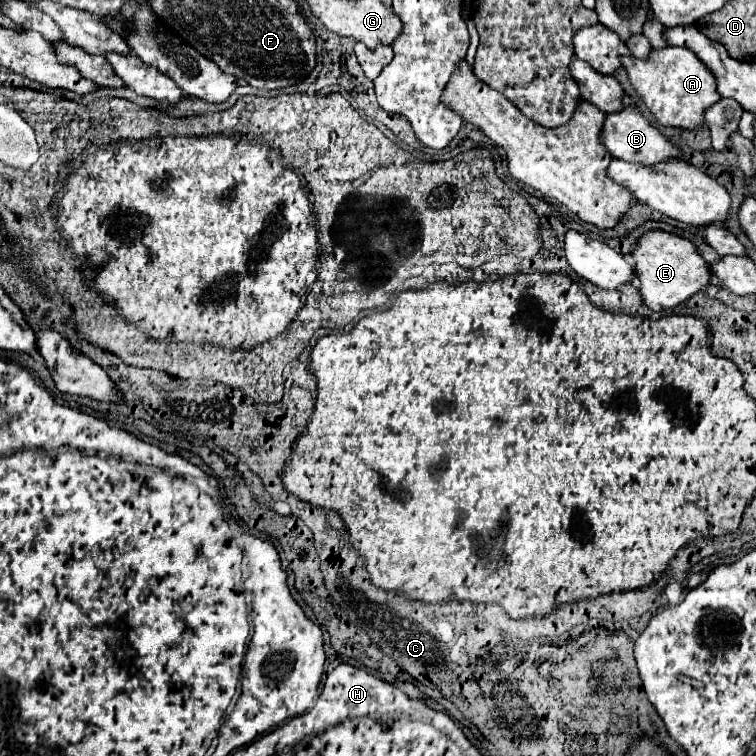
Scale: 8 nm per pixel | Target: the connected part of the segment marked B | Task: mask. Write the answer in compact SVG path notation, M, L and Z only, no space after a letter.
M625 106L617 114L607 114L605 126L601 132L601 142L611 152L613 158L619 158L625 162L635 162L635 164L645 164L645 166L653 166L653 164L659 164L665 160L675 160L675 158L683 156L681 148L677 148L667 136L663 136L635 106Z

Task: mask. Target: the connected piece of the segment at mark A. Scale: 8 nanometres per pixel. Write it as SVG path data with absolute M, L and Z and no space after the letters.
M667 46L661 50L653 50L647 60L639 60L633 56L625 56L621 60L633 88L639 92L639 96L655 114L661 126L675 126L687 130L699 130L707 126L703 112L711 108L713 102L721 100L721 94L717 92L713 72L691 50Z

